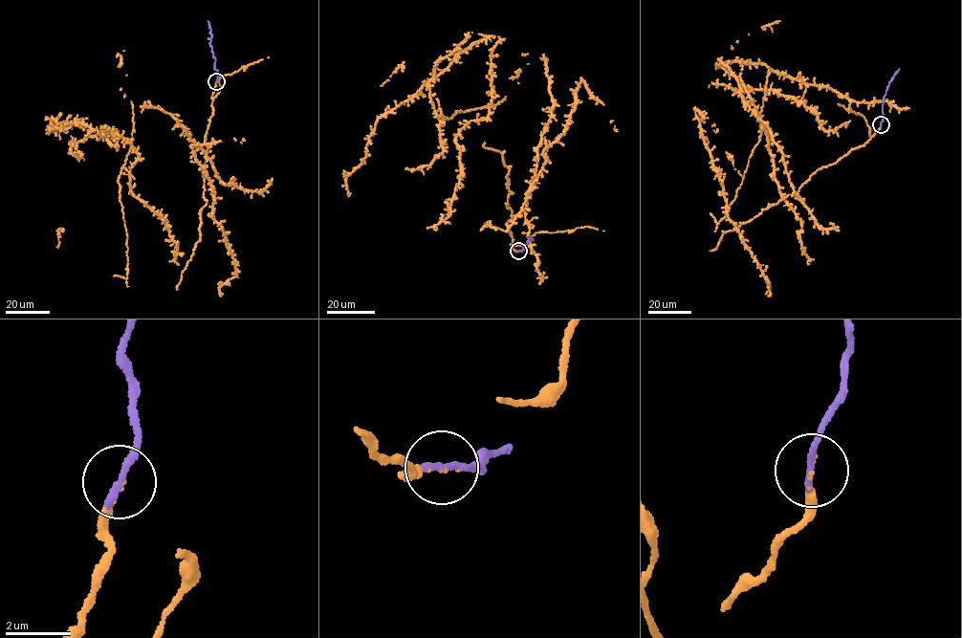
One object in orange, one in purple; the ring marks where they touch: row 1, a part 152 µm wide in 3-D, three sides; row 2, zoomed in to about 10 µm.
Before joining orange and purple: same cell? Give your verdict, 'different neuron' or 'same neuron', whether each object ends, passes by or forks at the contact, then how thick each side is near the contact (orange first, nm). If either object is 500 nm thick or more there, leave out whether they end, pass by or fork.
same neuron; orange ends there; purple ends there; 40 nm thick on the orange side, 260 nm on the other

